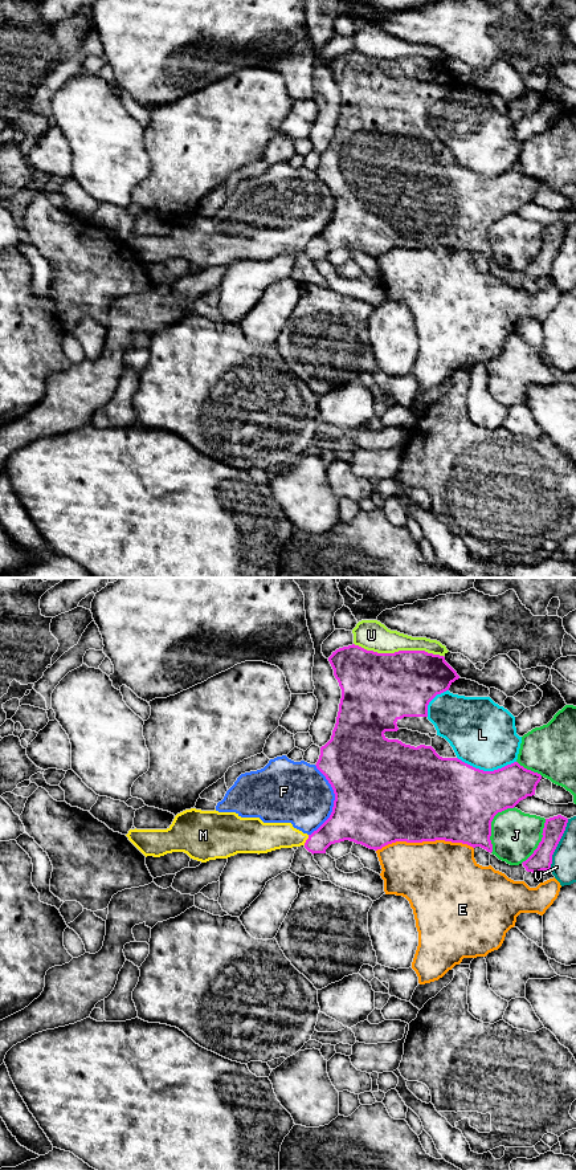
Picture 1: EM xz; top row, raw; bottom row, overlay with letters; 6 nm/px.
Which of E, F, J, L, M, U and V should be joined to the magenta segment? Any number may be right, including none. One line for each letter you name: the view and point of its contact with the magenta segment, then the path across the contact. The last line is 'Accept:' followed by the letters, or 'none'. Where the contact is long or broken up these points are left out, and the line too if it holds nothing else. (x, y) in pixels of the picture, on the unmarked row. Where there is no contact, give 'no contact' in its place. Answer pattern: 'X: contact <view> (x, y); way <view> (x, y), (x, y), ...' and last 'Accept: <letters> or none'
Accept: none

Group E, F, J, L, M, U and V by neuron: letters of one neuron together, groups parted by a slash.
E / F M / J / L / U / V

